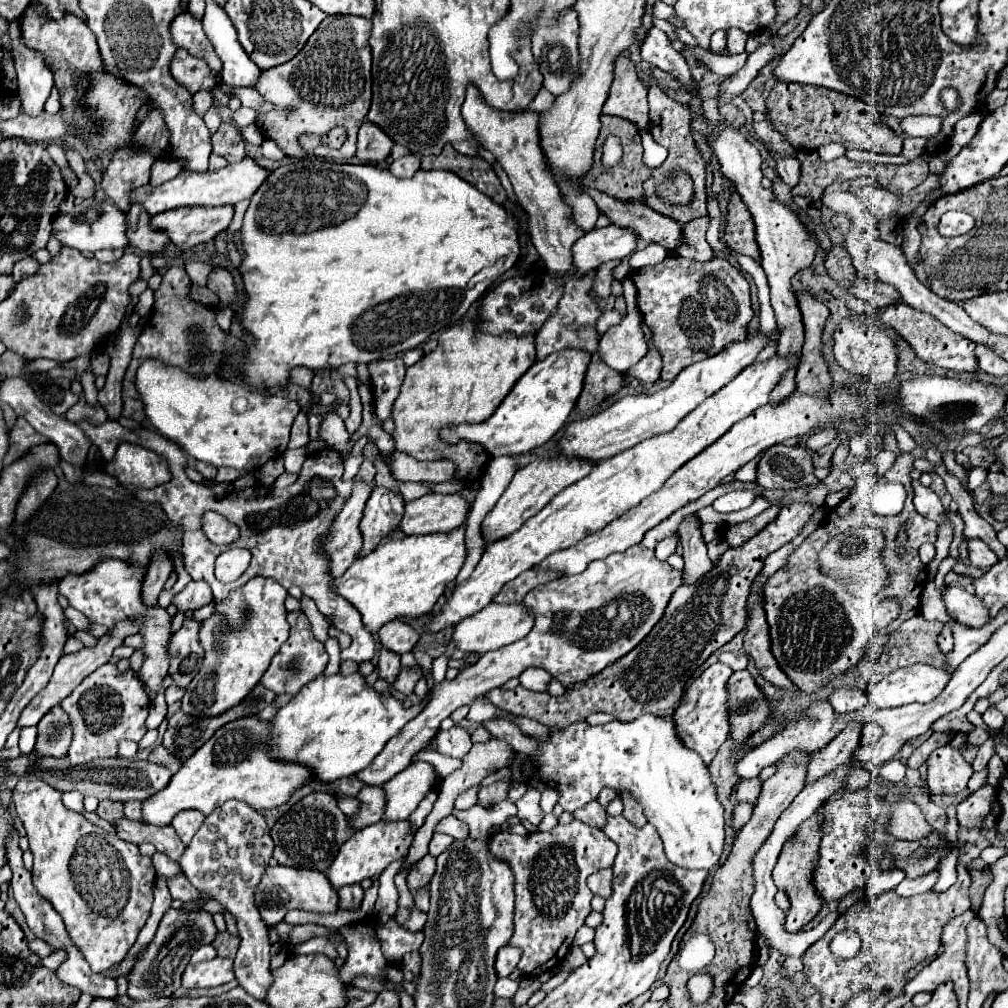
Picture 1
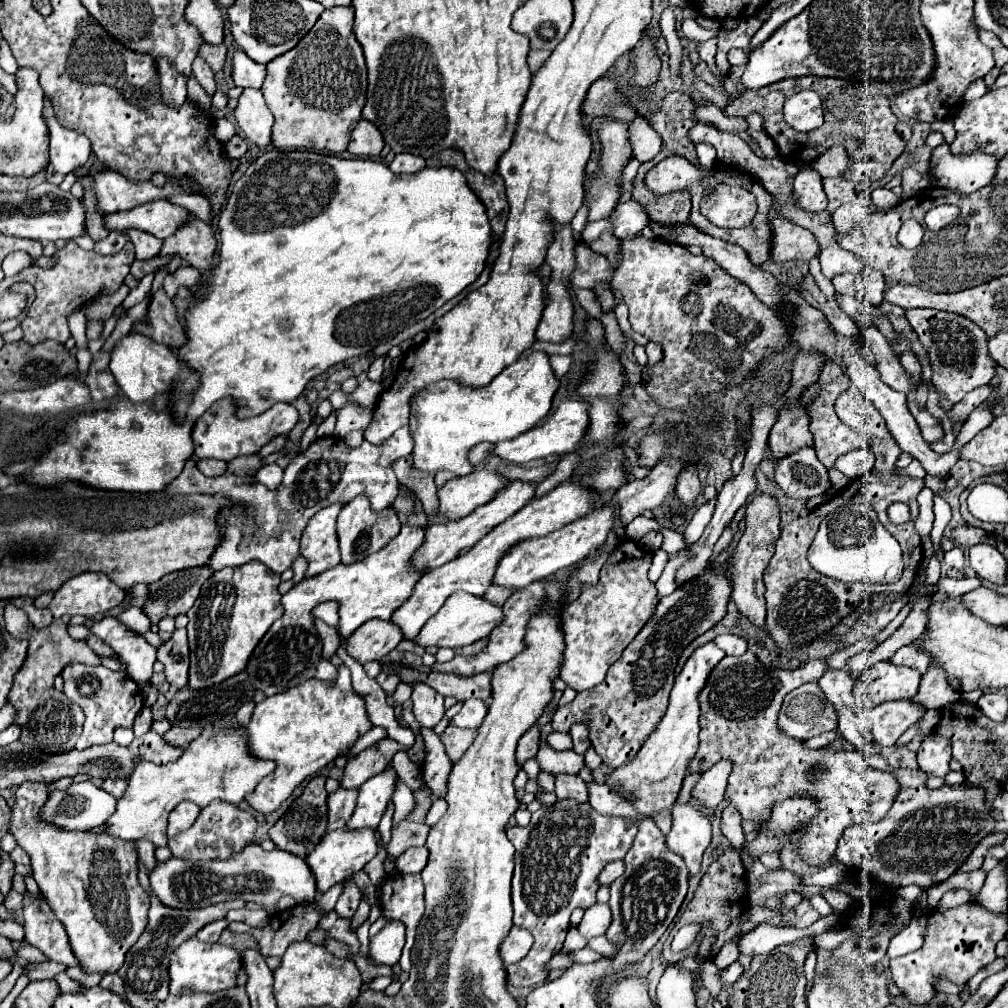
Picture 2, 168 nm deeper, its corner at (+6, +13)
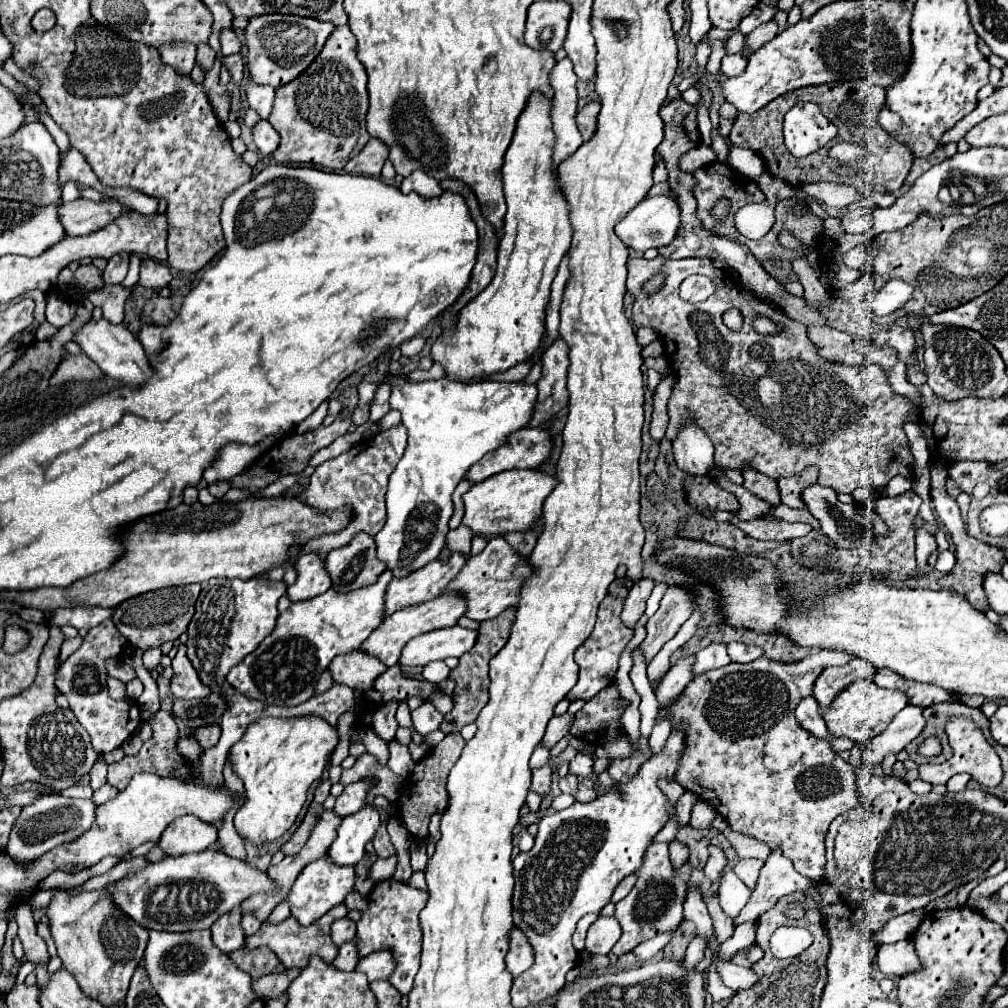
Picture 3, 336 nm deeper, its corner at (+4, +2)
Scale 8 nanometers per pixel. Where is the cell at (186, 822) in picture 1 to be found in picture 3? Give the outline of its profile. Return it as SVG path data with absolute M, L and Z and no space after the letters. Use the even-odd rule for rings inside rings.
M194 815L174 819L160 837L160 847L166 855L184 855L208 849L218 839L218 827Z

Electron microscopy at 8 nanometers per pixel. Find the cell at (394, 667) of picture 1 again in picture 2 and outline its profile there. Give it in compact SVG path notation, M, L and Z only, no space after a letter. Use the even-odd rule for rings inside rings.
M382 672L382 674L376 678L376 682L382 686L382 690L384 690L388 696L392 696L400 680L398 680L398 676L392 676L392 674L388 674L388 672Z

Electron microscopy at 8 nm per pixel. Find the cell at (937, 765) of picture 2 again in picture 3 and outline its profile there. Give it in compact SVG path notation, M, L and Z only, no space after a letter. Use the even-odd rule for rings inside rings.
M962 716L951 717L945 726L948 741L953 748L952 759L940 763L940 765L920 765L920 779L938 785L938 783L946 783L952 775L956 773L970 773L972 779L976 779L978 783L984 783L986 787L996 787L1002 779L1002 767L1000 767L1000 759L998 753L994 751L994 747L986 741L986 737L982 735L980 727L970 718Z

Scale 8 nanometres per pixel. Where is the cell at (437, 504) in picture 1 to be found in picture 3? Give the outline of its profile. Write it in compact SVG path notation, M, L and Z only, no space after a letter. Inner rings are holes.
M514 469L502 471L486 481L480 481L462 495L464 501L464 519L462 525L470 527L476 535L502 535L508 531L526 531L534 527L534 519L542 513L542 503L554 489L556 479L542 471L534 469Z

